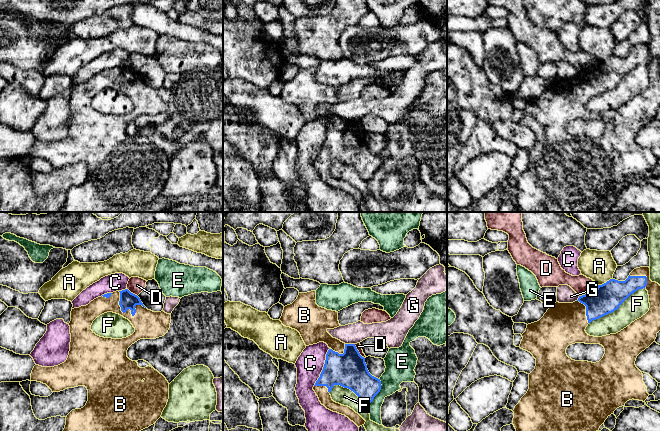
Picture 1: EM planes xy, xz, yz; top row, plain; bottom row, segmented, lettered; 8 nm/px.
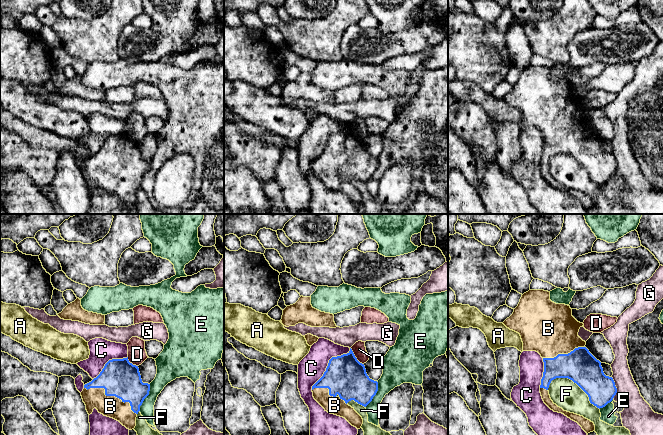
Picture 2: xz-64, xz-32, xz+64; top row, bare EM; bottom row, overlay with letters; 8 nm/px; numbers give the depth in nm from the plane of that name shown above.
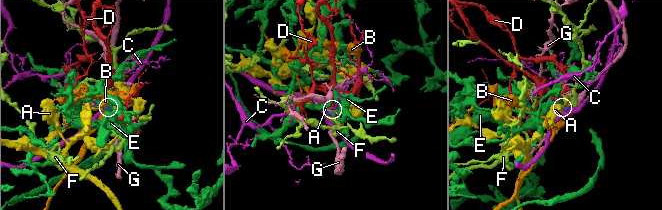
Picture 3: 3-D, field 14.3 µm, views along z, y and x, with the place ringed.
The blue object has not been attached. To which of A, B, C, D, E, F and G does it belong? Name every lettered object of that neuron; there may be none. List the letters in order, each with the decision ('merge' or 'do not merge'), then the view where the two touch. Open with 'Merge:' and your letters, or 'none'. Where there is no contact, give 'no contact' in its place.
Merge: B
A: do not merge | yz
B: merge | xy
C: do not merge | xz
D: do not merge | yz
E: do not merge | xz
F: do not merge | yz
G: do not merge | xz

